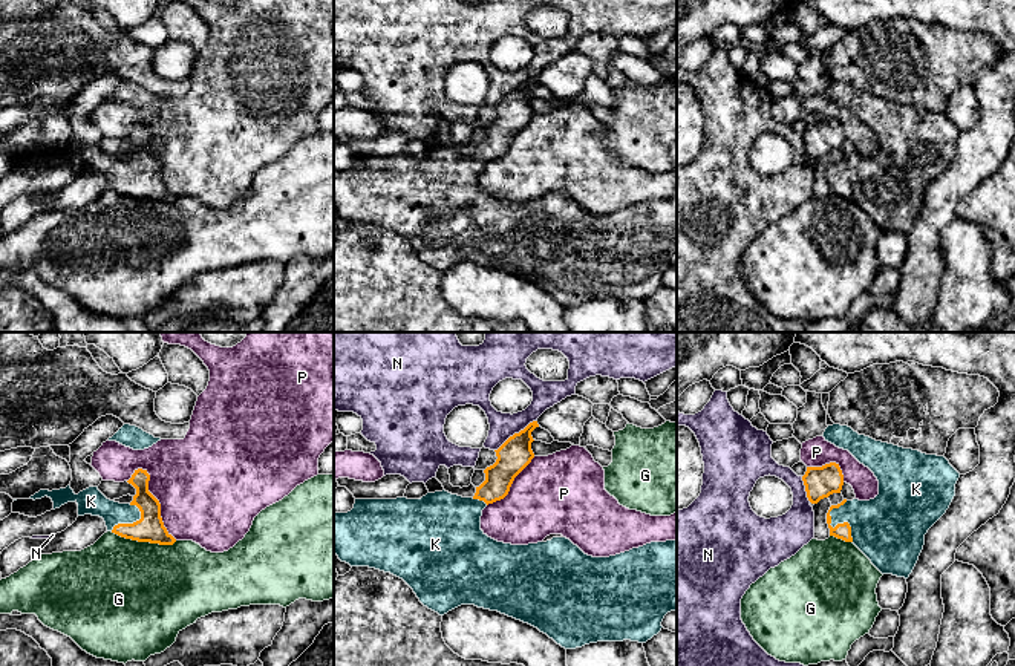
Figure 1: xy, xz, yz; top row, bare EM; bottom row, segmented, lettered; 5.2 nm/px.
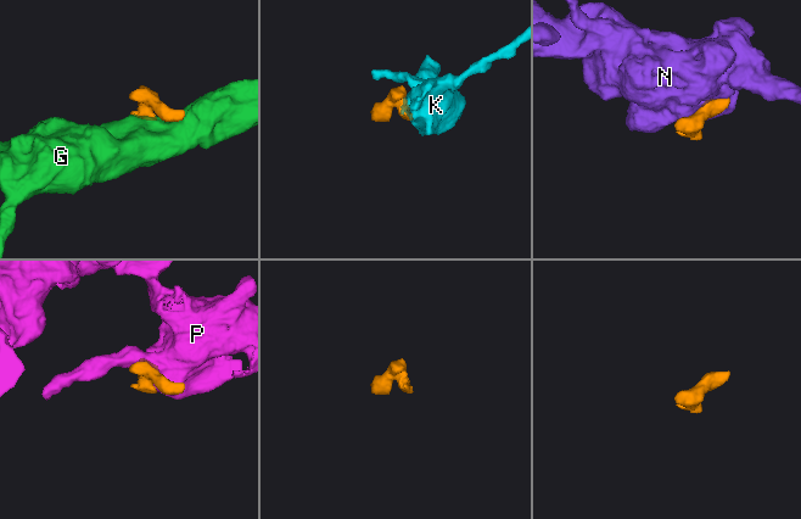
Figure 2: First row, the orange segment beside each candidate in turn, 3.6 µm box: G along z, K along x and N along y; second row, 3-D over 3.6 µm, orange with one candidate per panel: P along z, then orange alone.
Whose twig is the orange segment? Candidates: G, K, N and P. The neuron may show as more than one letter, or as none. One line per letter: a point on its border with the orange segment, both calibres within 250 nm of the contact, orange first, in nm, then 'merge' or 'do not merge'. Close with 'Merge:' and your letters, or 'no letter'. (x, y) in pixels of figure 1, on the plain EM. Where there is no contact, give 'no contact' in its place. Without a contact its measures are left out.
G: xy (144, 198) | 140/500 nm | do not merge
K: yz (835, 184) | 80/320 nm | merge
N: xz (515, 91) | 170/140 nm | do not merge
P: xy (158, 158) | 140/500 nm | do not merge
Merge: K

